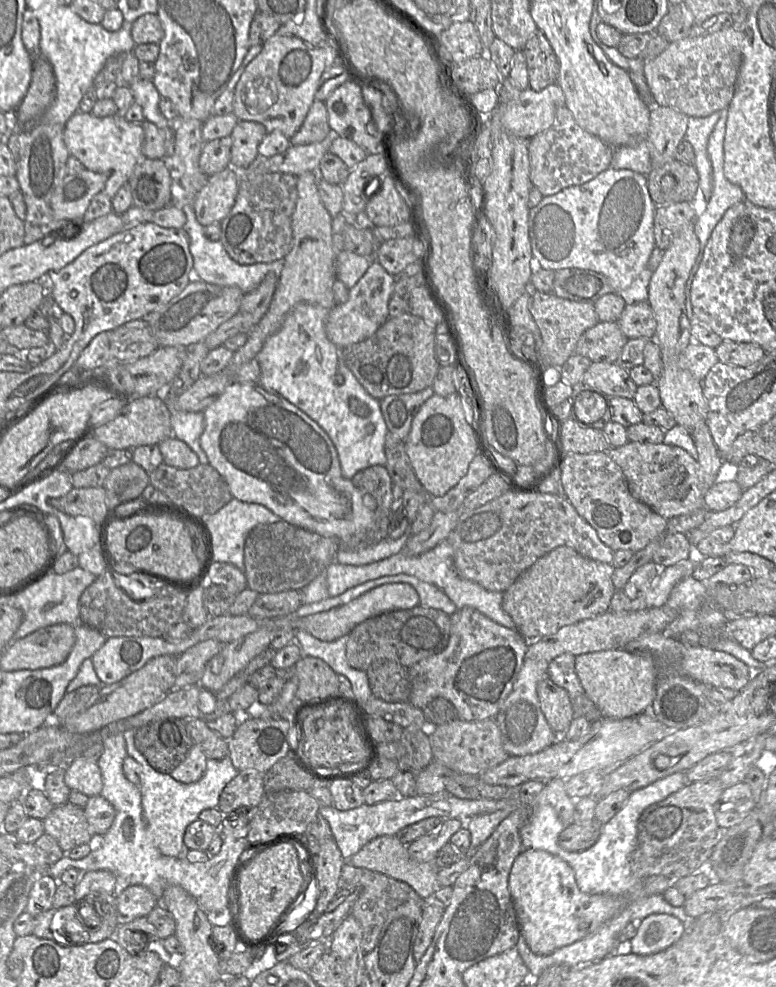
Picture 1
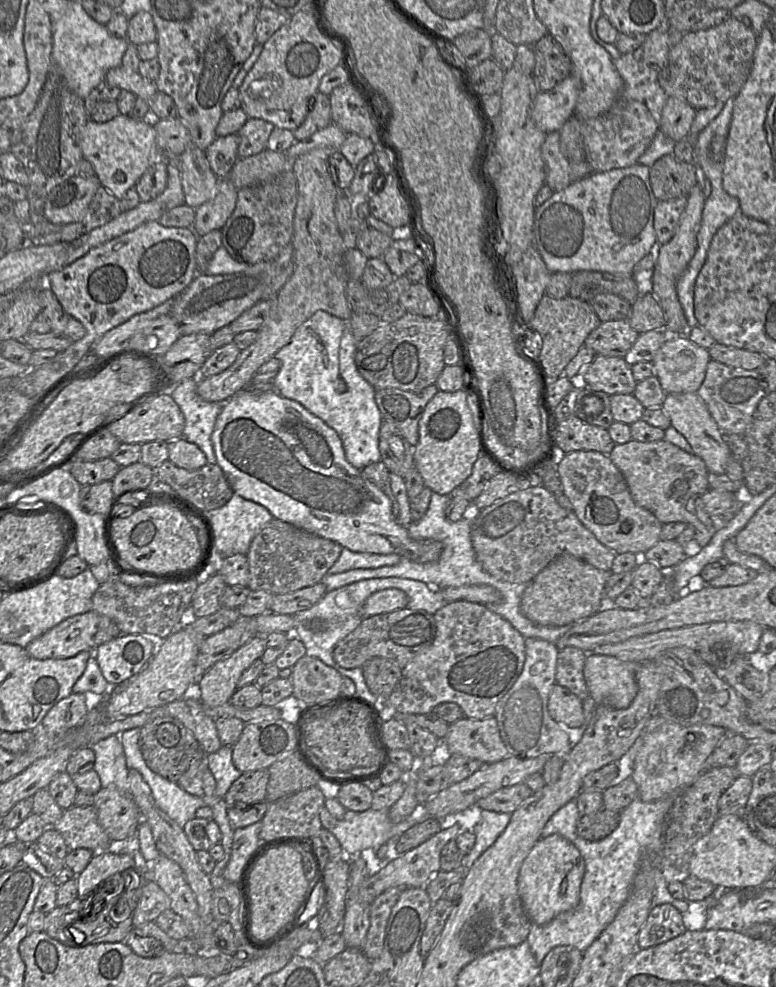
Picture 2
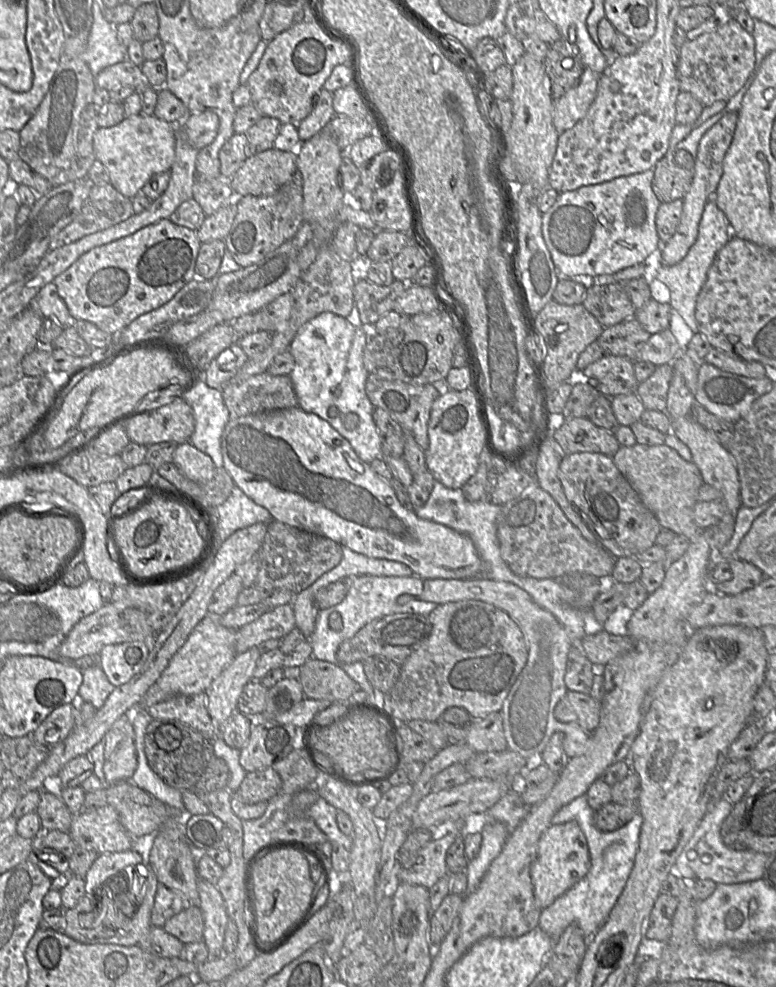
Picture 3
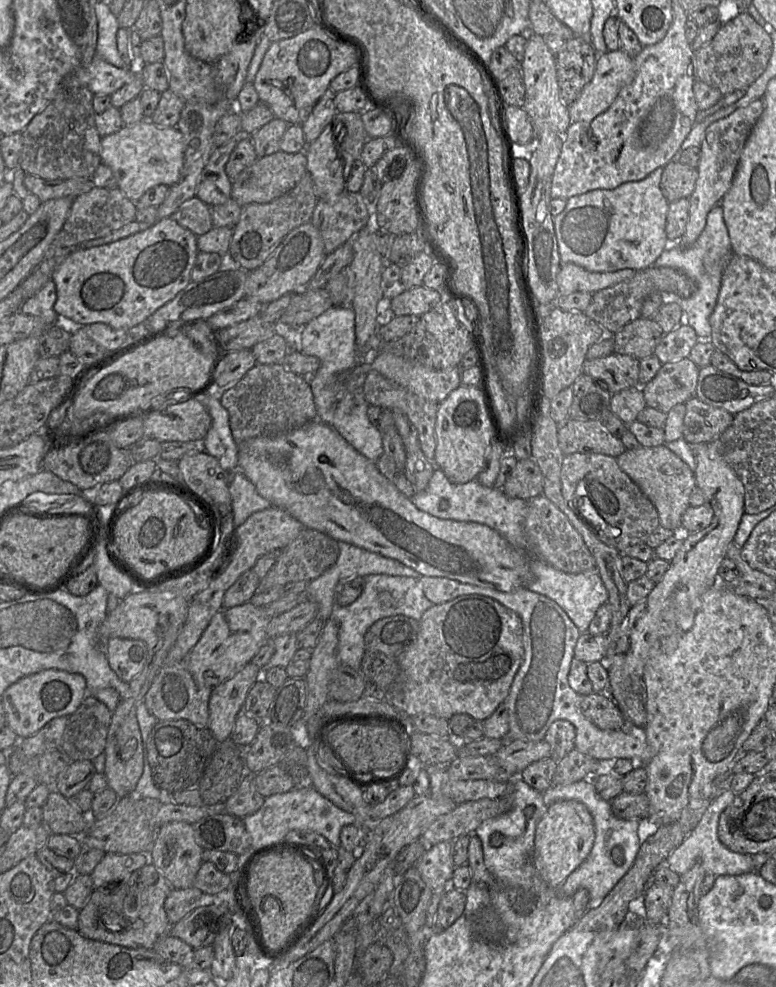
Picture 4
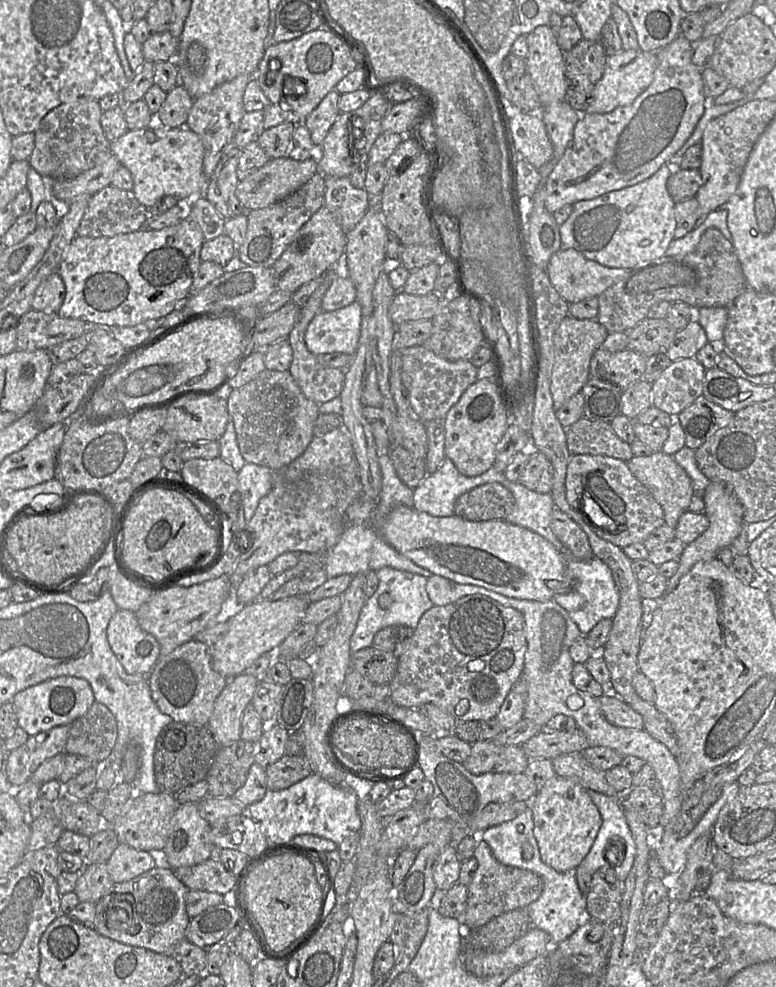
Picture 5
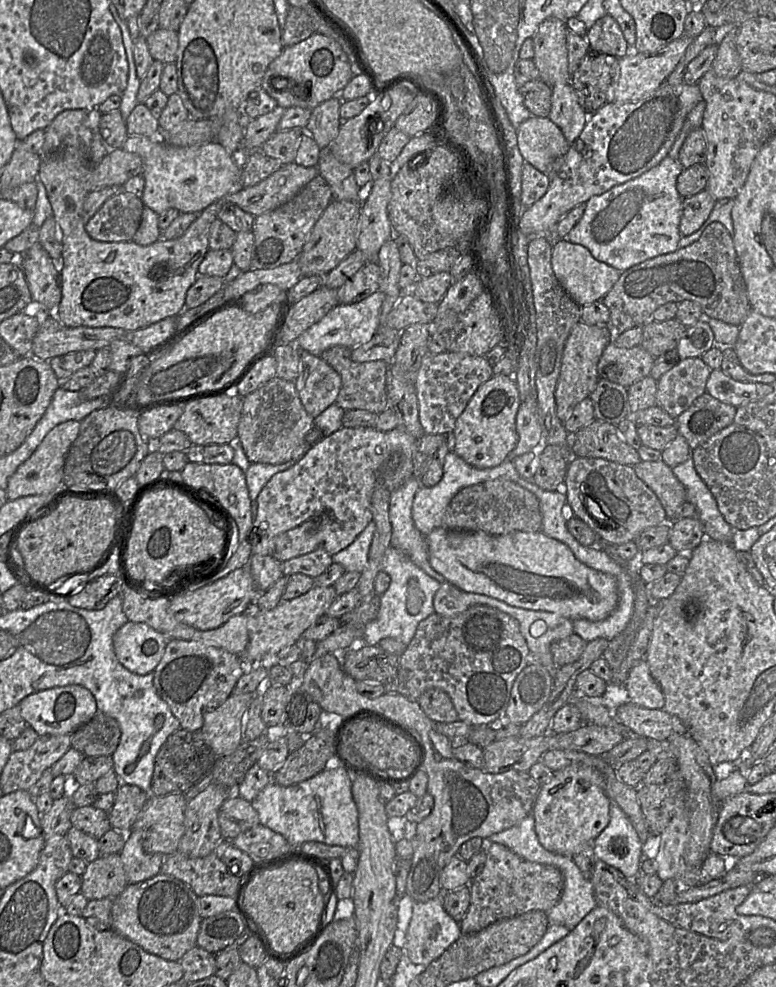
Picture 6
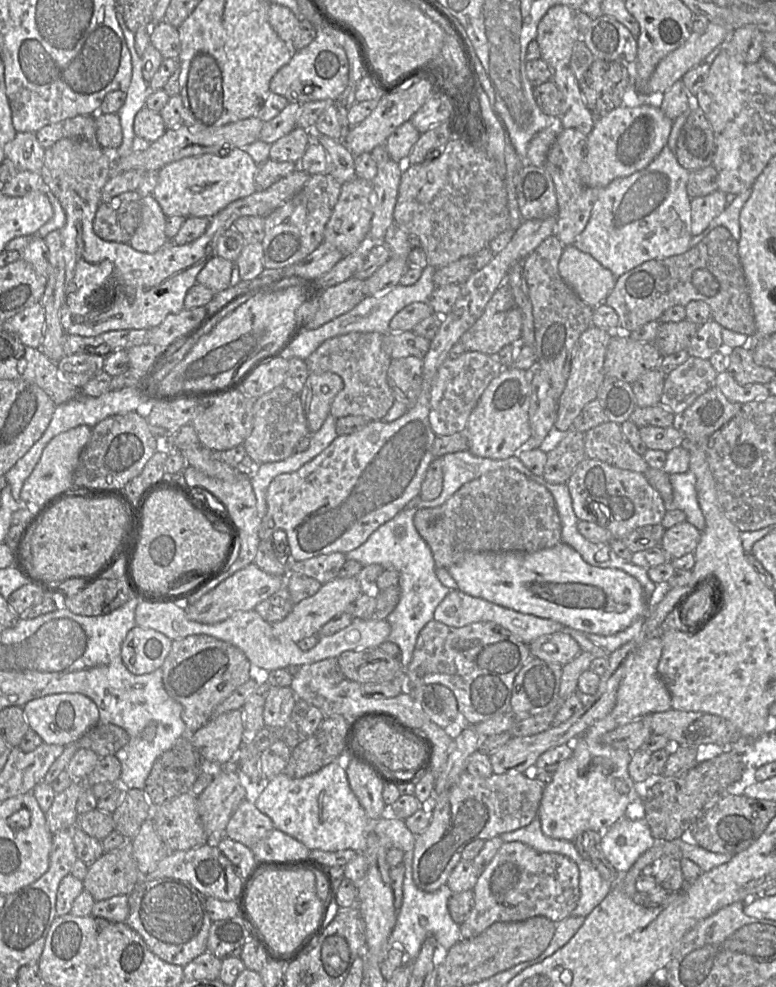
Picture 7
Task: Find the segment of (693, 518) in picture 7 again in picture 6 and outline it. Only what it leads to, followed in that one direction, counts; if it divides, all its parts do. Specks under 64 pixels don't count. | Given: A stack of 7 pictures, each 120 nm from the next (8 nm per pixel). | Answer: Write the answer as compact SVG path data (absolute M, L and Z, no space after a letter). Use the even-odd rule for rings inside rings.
M692 458L675 466L672 471L686 489L686 501L696 507L696 517L704 527L705 537L731 543L733 529L720 514L716 500L696 472Z

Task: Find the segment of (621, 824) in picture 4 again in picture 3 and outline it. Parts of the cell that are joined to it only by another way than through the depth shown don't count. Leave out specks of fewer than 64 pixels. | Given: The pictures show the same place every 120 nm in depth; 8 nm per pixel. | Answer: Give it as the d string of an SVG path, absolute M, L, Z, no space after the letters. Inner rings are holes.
M584 794L563 806L551 820L553 825L575 821L586 837L590 857L590 868L587 874L541 911L538 926L555 942L573 923L580 927L584 937L589 941L606 923L628 881L635 862L643 823L640 812L636 813L620 829L612 832L603 832L596 828L594 813L595 811L589 806L586 794Z

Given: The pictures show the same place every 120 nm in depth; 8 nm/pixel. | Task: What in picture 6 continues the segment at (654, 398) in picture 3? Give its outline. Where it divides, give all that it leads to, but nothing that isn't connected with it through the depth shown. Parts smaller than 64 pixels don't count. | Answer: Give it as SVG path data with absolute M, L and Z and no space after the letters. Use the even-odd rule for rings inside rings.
M701 357L680 360L657 380L656 405L676 419L706 392L711 371Z

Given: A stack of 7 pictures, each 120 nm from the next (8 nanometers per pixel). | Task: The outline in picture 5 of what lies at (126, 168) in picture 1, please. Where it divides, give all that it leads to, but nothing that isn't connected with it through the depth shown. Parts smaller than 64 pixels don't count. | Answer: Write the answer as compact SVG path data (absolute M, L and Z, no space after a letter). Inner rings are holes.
M154 123L147 128L128 130L110 143L110 152L117 158L121 166L130 171L134 183L132 192L147 209L162 196L174 196L179 201L190 201L204 194L208 180L203 171L204 145L201 138L186 127L164 128Z

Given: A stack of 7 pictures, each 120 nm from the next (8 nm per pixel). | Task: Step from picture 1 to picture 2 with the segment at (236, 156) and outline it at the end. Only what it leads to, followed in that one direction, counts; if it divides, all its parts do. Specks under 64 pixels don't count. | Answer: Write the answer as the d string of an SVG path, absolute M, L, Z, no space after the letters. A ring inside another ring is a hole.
M249 118L236 133L239 136L239 158L256 155L267 149L267 142L275 126L262 119Z

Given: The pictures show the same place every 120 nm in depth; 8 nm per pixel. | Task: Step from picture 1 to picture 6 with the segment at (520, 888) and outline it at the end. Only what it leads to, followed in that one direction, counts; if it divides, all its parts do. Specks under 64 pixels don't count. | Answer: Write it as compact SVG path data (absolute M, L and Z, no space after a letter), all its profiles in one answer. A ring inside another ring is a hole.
M571 765L555 771L552 778L541 786L532 810L540 844L552 853L572 857L584 845L594 842L607 827L610 804L605 778L597 769Z

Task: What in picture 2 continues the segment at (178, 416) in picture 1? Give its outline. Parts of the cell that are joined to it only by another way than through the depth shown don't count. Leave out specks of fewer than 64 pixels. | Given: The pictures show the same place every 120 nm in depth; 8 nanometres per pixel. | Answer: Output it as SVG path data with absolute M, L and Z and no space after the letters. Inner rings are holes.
M199 378L186 379L170 385L171 397L177 403L185 419L182 438L197 445L205 454L207 462L216 464L216 456L211 441L217 416L223 403L208 402L197 394Z

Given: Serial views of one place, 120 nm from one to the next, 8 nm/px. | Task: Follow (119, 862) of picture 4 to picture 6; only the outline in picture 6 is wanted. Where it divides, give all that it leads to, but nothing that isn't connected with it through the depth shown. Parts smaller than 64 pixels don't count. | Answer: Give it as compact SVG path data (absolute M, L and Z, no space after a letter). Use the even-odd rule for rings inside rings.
M129 831L120 855L128 884L145 881L161 871L164 855L145 851L140 843L140 834Z

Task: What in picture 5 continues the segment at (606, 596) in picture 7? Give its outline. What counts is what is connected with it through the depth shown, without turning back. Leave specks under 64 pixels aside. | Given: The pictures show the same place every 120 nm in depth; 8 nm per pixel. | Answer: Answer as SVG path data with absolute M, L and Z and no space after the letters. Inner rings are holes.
M396 506L380 528L385 541L415 564L459 584L480 586L507 597L548 601L572 589L565 556L543 536L504 520L469 521L458 516L433 517L413 507Z

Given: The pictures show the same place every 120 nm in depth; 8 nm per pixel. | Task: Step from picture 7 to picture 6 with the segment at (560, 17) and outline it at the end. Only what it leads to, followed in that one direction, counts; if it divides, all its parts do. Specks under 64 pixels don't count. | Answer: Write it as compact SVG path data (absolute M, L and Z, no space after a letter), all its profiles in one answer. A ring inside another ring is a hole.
M550 17L541 22L532 36L533 61L540 79L550 85L570 83L566 21Z

